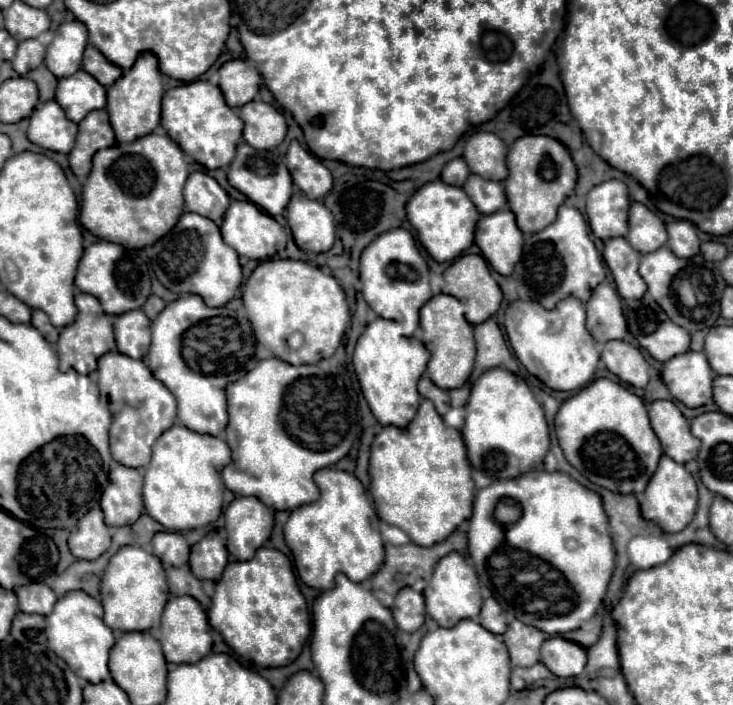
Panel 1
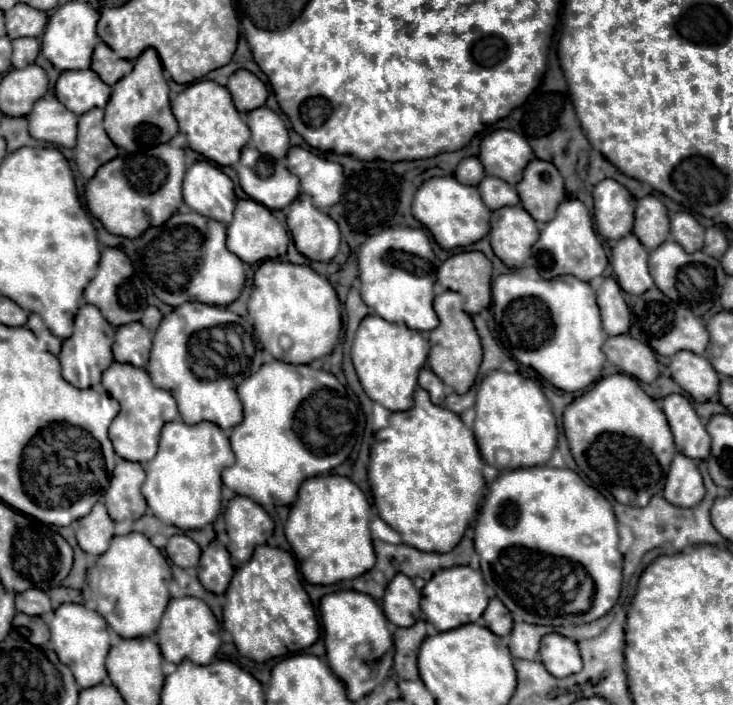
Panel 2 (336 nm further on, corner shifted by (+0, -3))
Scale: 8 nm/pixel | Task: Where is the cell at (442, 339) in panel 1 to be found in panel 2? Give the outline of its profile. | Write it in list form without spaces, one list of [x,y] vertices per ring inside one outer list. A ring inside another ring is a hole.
[[[443,292],[435,298],[435,312],[439,316],[439,326],[429,332],[429,342],[431,342],[431,352],[427,358],[429,368],[447,384],[451,386],[457,394],[465,394],[479,372],[479,364],[483,360],[483,350],[481,342],[477,336],[477,330],[473,326],[471,316],[463,310],[463,300],[457,292]]]

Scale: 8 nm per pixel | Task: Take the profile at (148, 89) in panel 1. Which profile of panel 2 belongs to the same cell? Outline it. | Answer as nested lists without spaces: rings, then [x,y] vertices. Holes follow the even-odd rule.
[[[147,48],[137,58],[133,72],[113,86],[111,100],[105,108],[103,128],[107,136],[113,140],[113,144],[127,152],[159,146],[163,142],[169,142],[179,132],[177,120],[169,104],[169,84],[163,76],[163,66],[155,48]]]

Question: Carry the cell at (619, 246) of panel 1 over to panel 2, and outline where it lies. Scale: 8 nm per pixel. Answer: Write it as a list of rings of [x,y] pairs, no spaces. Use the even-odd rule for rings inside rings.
[[[627,234],[617,240],[611,252],[611,266],[615,270],[617,282],[627,294],[641,294],[653,288],[653,278],[647,268],[649,252],[637,240],[637,236]]]

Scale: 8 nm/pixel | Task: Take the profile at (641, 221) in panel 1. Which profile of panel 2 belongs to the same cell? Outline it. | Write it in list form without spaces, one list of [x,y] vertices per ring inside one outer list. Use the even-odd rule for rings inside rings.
[[[645,196],[637,202],[633,234],[645,244],[647,250],[655,250],[669,238],[669,216],[665,204],[655,196]]]

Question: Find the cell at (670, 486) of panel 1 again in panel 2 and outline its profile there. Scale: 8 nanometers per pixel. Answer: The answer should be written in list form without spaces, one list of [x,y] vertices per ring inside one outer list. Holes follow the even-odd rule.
[[[675,454],[663,488],[663,496],[671,504],[683,508],[691,508],[701,502],[701,498],[705,496],[705,486],[701,472],[691,458],[683,454]]]

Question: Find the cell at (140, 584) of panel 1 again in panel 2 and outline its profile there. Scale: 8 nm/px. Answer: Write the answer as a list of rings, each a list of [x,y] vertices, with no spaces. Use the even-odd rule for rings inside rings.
[[[131,532],[111,538],[109,550],[101,554],[95,568],[91,568],[89,590],[97,602],[97,612],[119,636],[139,638],[157,630],[169,602],[169,580],[171,570],[161,550],[155,548],[145,534]]]

